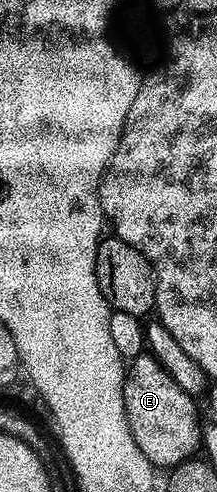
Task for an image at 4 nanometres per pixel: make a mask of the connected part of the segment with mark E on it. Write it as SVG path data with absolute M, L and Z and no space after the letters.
M144 352L130 359L123 379L123 403L129 432L137 440L137 448L145 452L152 466L174 468L187 458L196 457L201 446L201 421L196 399L177 388L177 380L161 368L150 353Z

